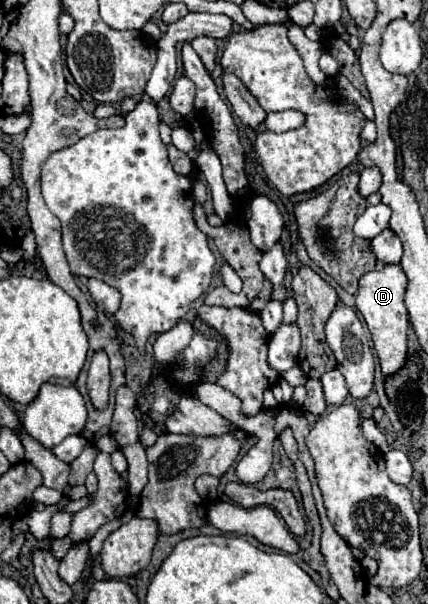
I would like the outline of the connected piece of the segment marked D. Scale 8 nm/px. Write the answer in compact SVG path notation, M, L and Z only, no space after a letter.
M384 264L360 278L360 288L356 294L356 308L362 312L372 342L382 366L384 376L392 376L406 364L408 354L408 312L404 306L404 290L406 290L406 276L398 264Z

